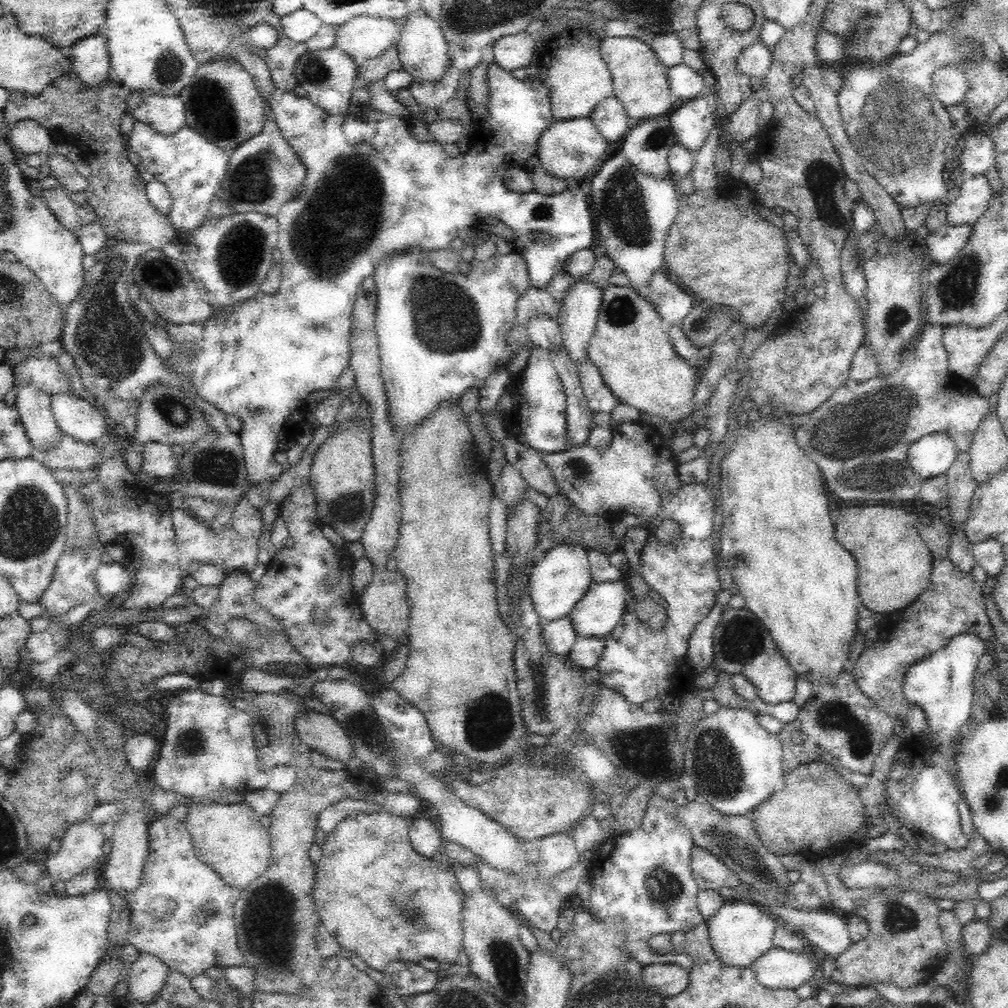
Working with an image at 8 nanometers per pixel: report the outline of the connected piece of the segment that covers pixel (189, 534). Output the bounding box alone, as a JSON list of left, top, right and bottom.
[171,507,259,573]

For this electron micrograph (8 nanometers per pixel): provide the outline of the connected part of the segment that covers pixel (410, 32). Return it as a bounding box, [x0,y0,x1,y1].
[396,8,450,82]

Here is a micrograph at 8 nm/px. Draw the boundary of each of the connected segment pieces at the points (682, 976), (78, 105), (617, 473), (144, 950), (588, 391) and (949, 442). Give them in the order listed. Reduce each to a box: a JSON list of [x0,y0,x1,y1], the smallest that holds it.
[[642,964,690,999],[4,68,176,249],[540,422,682,522],[124,814,244,979],[577,356,619,412],[908,432,960,479]]

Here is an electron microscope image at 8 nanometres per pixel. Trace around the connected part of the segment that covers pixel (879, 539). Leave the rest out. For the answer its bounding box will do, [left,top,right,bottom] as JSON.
[835,506,931,615]

